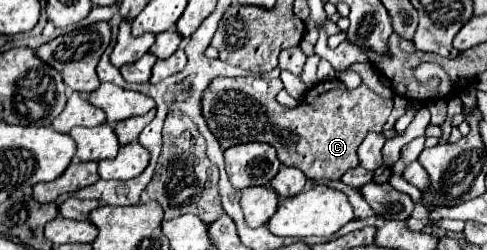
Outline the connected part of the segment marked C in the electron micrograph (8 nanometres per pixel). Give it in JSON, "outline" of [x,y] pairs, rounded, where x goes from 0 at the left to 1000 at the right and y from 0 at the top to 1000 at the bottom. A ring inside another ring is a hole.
{"outline":[[[448,308],[419,372],[415,460],[456,596],[509,564],[554,572],[579,660],[616,676],[641,724],[698,716],[715,676],[737,660],[735,588],[743,556],[758,528],[784,536],[807,436],[807,392],[772,380],[747,332],[715,356],[694,316],[657,324],[608,436],[579,428],[567,404],[571,364],[575,316]]]}

